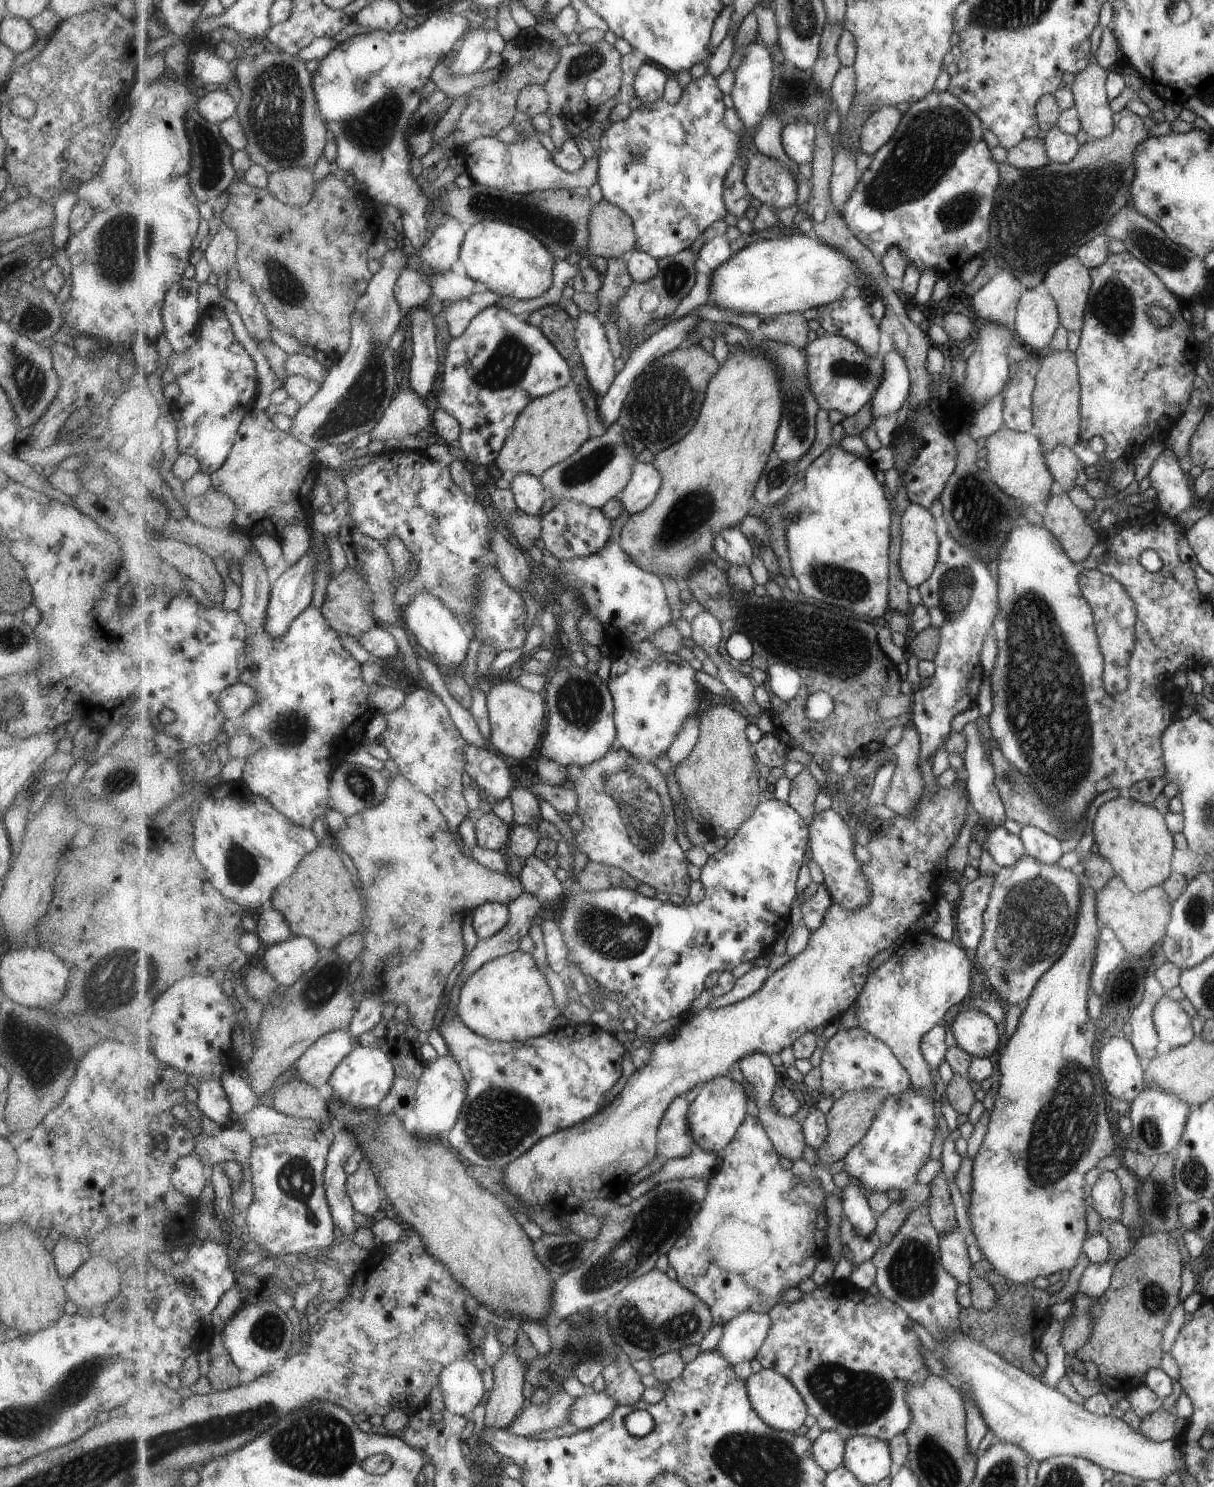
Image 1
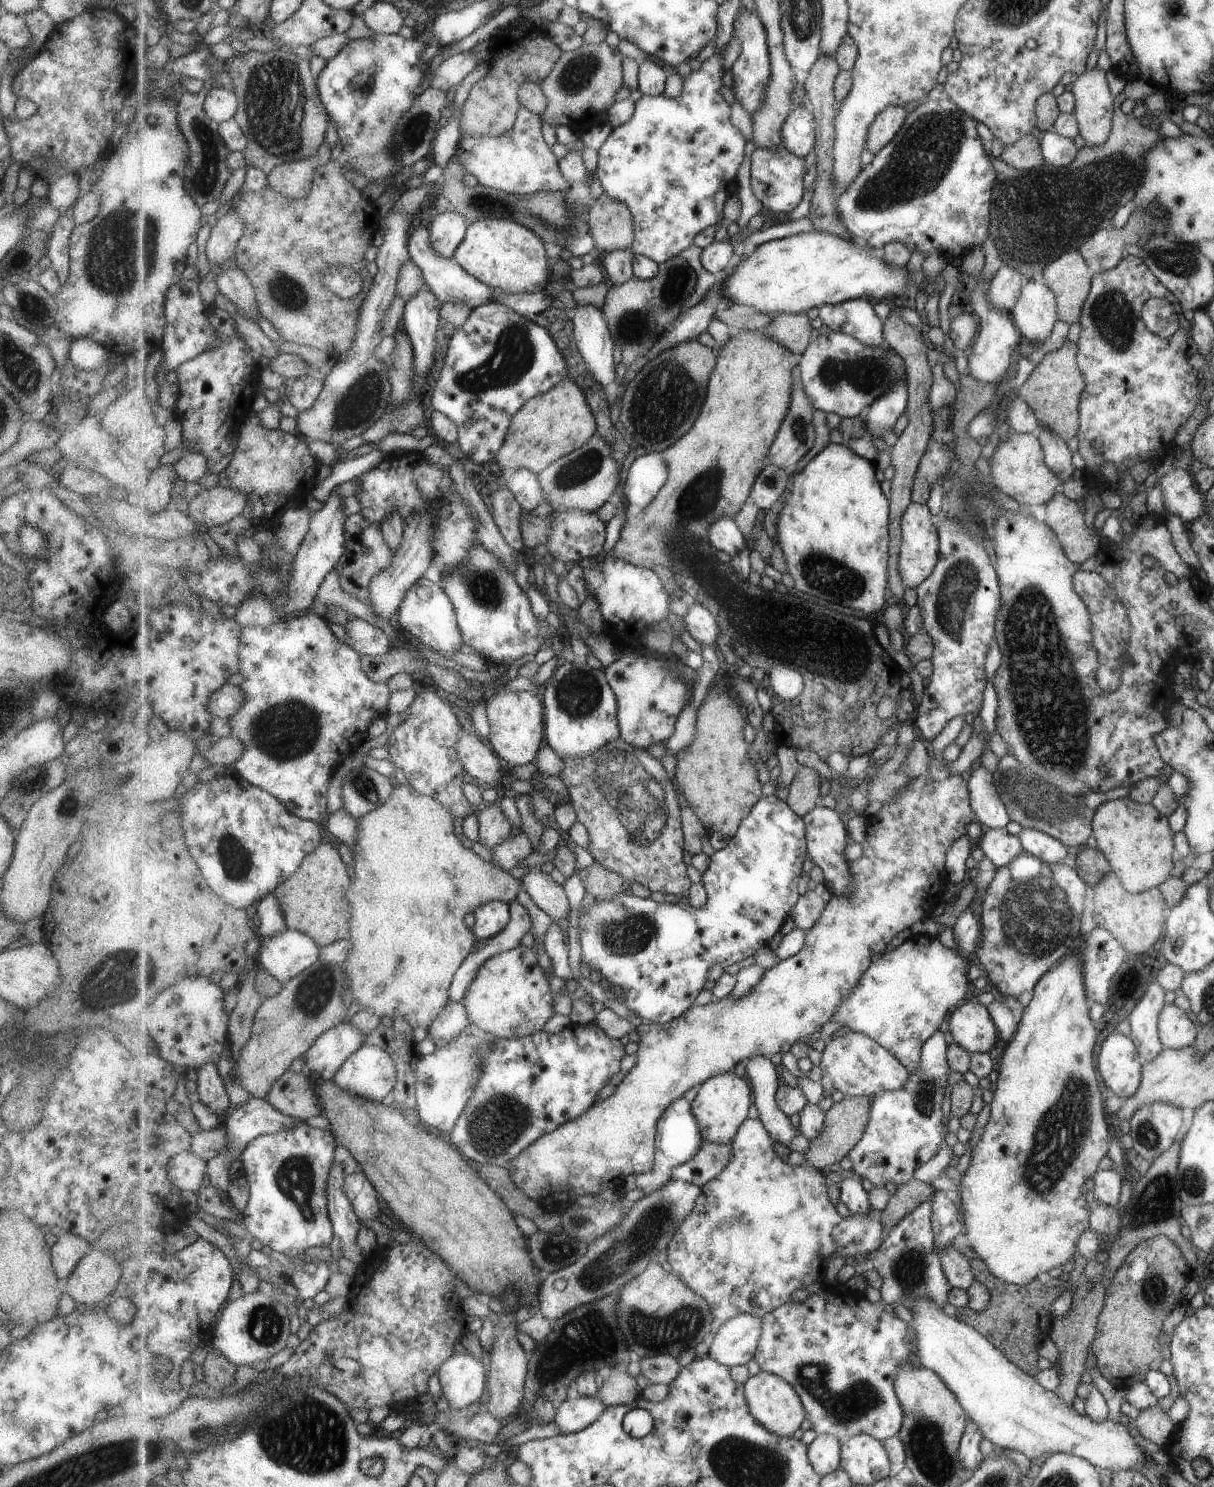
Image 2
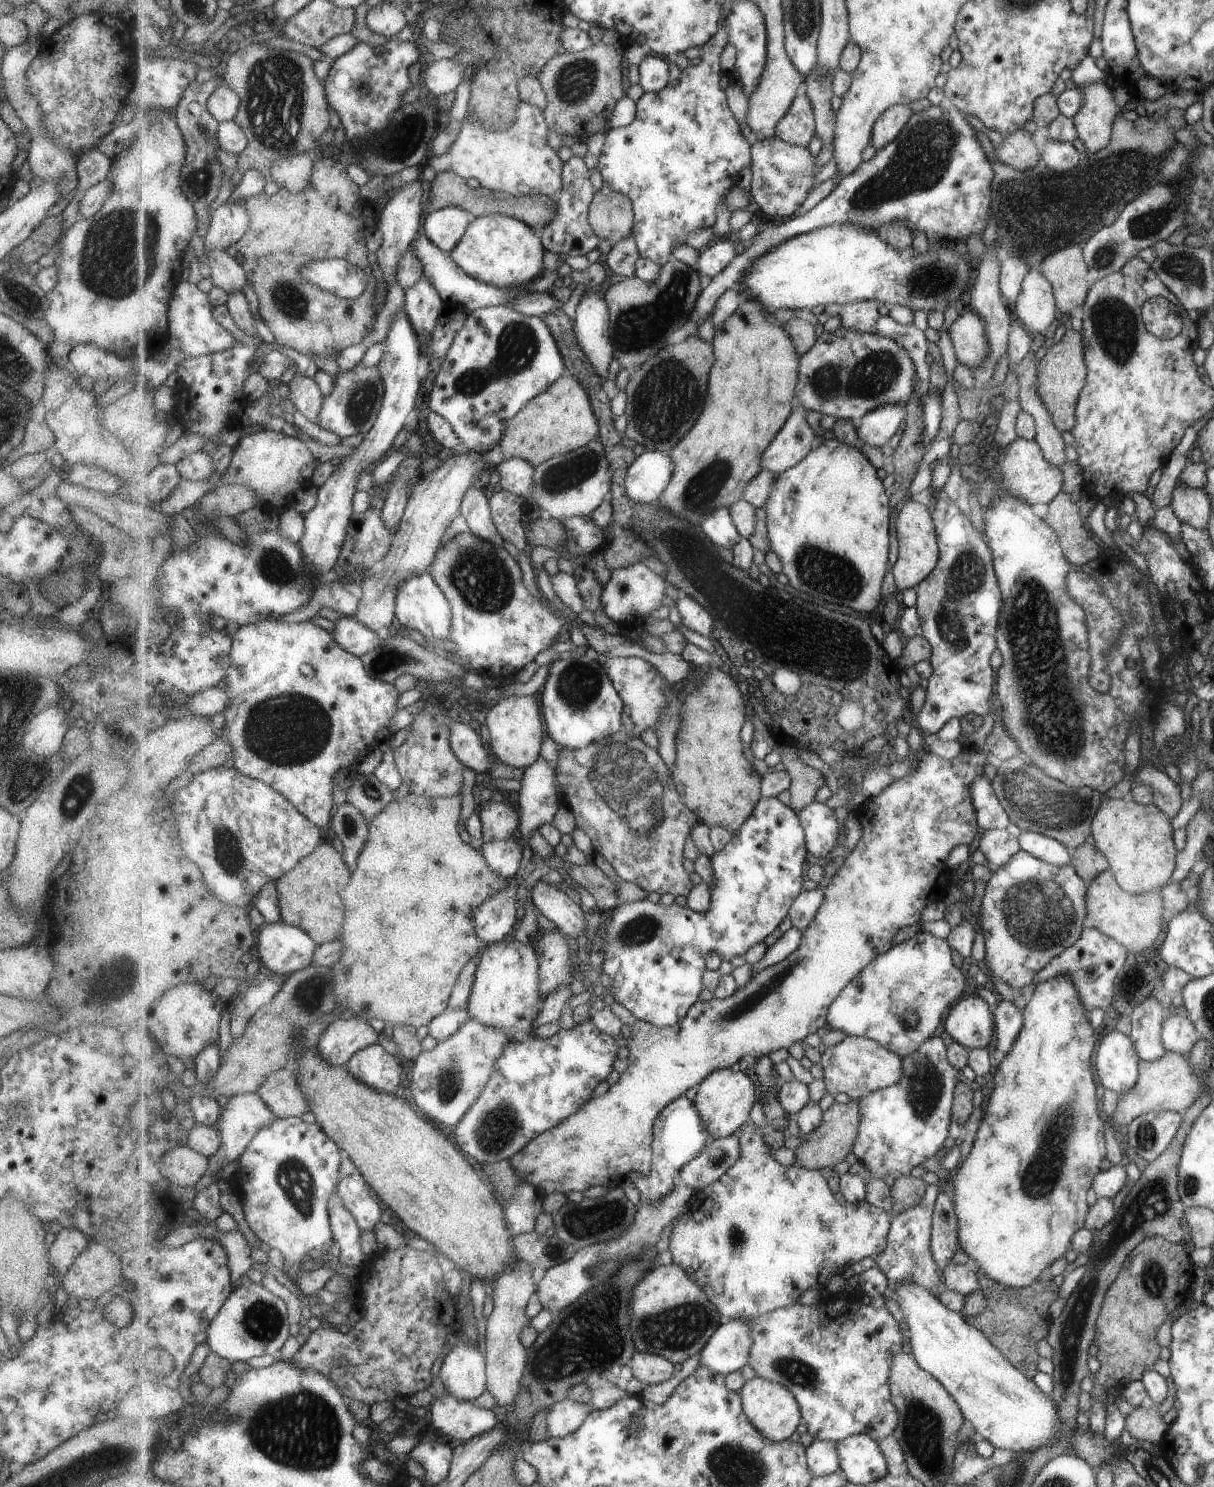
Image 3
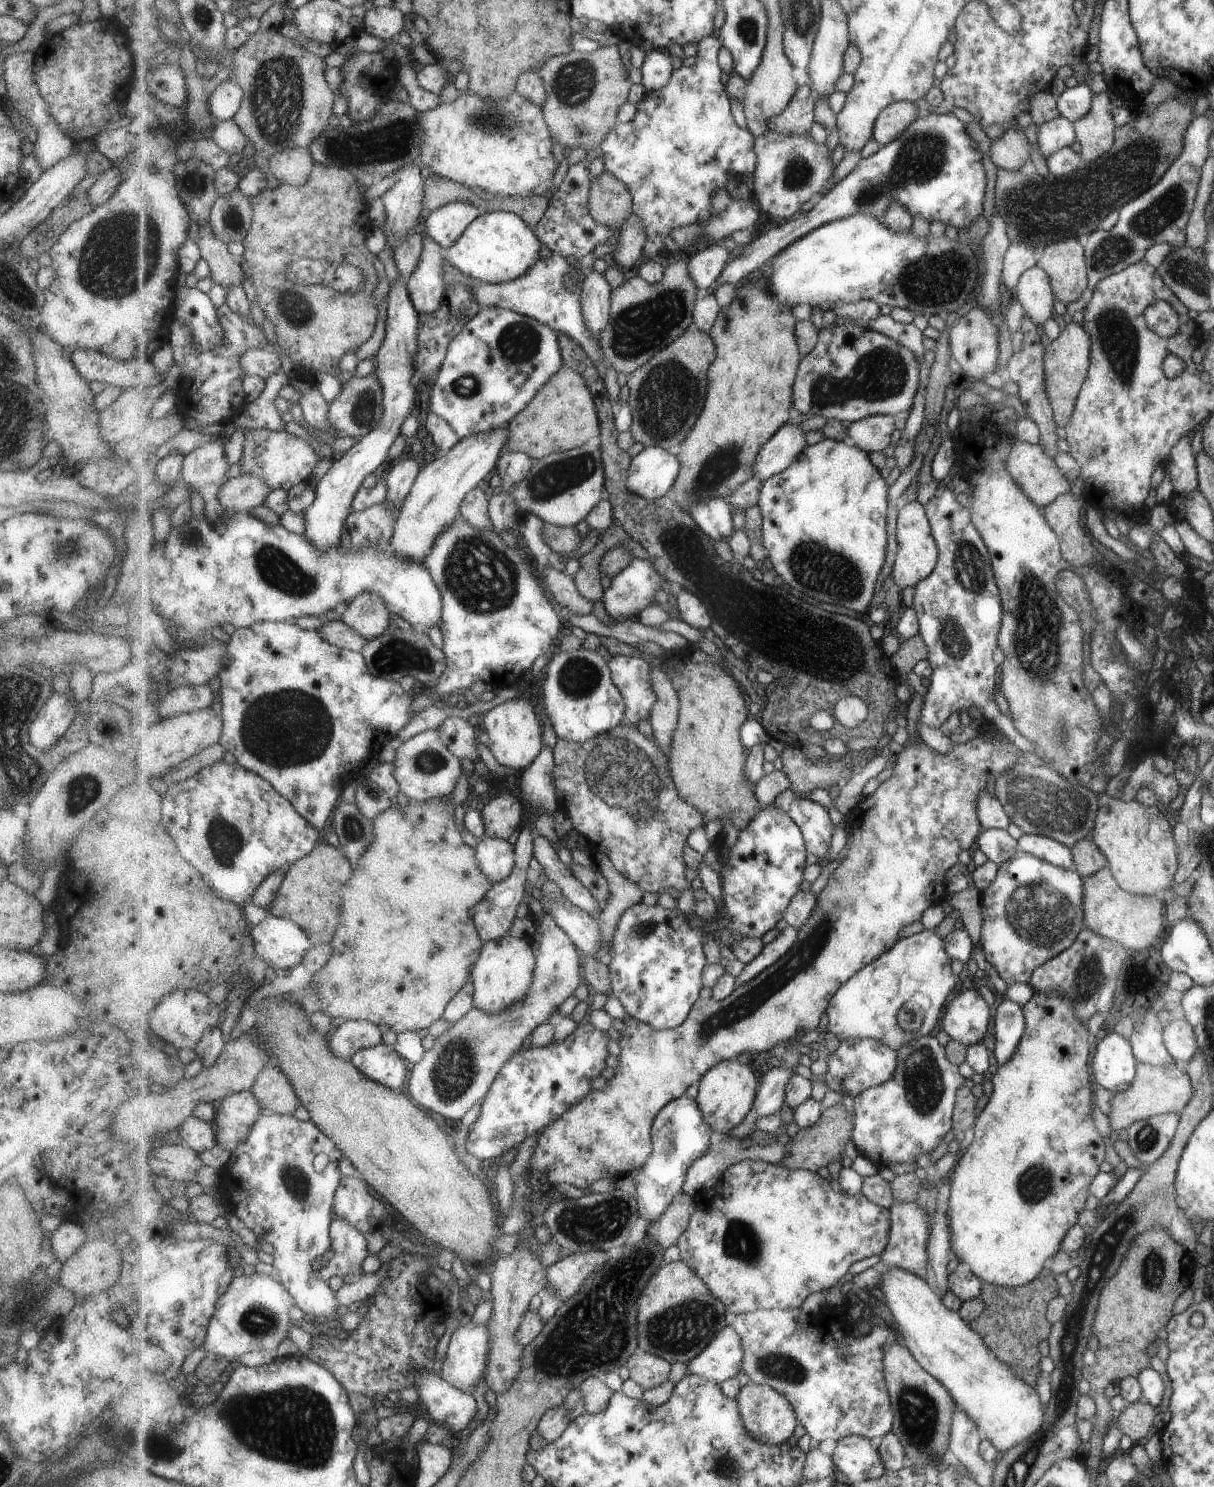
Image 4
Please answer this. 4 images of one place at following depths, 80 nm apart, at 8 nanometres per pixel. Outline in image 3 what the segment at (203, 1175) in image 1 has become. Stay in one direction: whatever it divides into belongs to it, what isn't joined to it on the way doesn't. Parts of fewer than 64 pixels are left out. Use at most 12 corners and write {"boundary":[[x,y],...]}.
{"boundary":[[185,1145],[166,1152],[167,1183],[193,1187],[210,1157]]}

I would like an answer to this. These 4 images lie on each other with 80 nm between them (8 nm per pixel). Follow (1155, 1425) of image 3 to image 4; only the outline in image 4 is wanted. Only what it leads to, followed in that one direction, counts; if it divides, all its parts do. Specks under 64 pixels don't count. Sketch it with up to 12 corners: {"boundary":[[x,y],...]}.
{"boundary":[[1128,1404],[1117,1414],[1121,1434],[1139,1442],[1153,1426],[1157,1410]]}

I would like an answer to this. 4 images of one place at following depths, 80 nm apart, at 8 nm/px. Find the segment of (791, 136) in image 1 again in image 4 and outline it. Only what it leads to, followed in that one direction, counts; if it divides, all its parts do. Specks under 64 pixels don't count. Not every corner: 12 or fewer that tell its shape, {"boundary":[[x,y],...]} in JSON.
{"boundary":[[804,85],[770,123],[785,136],[809,135],[818,94]]}

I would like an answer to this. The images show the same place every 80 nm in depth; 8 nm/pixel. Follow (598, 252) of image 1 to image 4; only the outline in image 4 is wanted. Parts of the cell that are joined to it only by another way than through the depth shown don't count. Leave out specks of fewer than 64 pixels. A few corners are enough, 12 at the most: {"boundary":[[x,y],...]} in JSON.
{"boundary":[[604,170],[592,179],[590,211],[618,232],[634,213],[632,192]]}

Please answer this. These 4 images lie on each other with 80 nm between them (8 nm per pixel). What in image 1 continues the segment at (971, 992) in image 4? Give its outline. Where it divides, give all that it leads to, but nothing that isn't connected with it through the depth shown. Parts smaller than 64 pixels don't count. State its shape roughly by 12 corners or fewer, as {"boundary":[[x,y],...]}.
{"boundary":[[965,1008],[951,1023],[956,1046],[988,1057],[999,1042],[987,1013]]}

